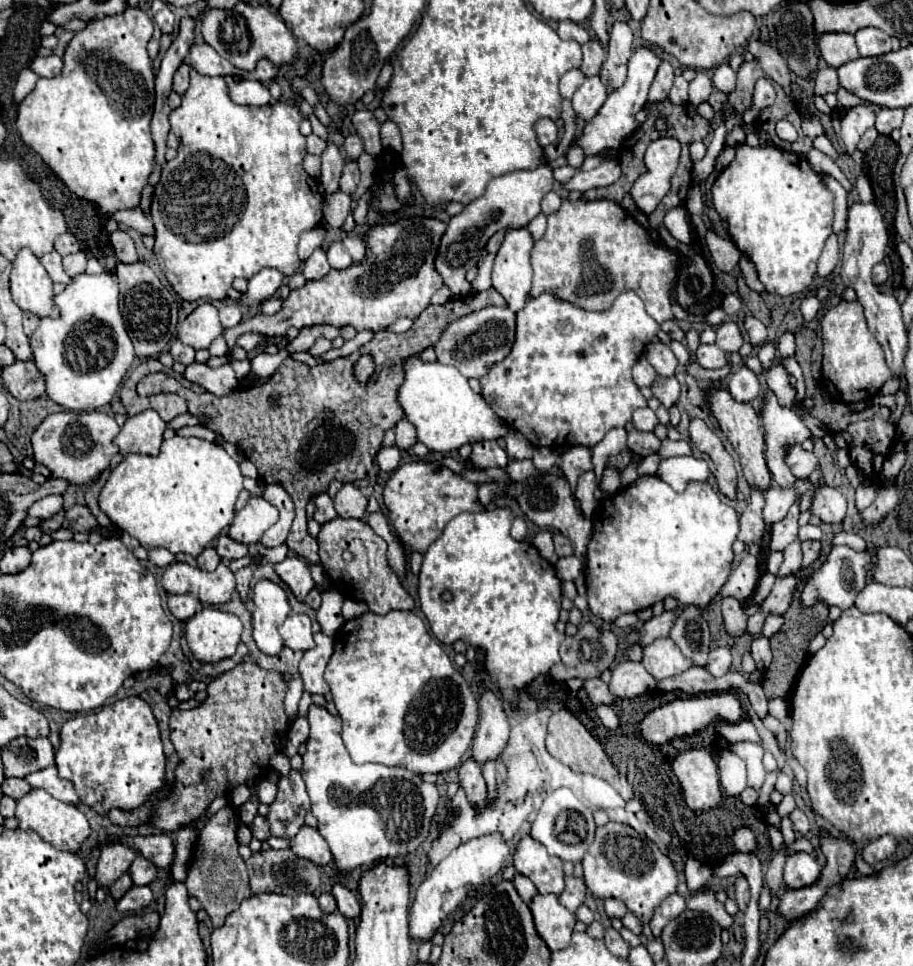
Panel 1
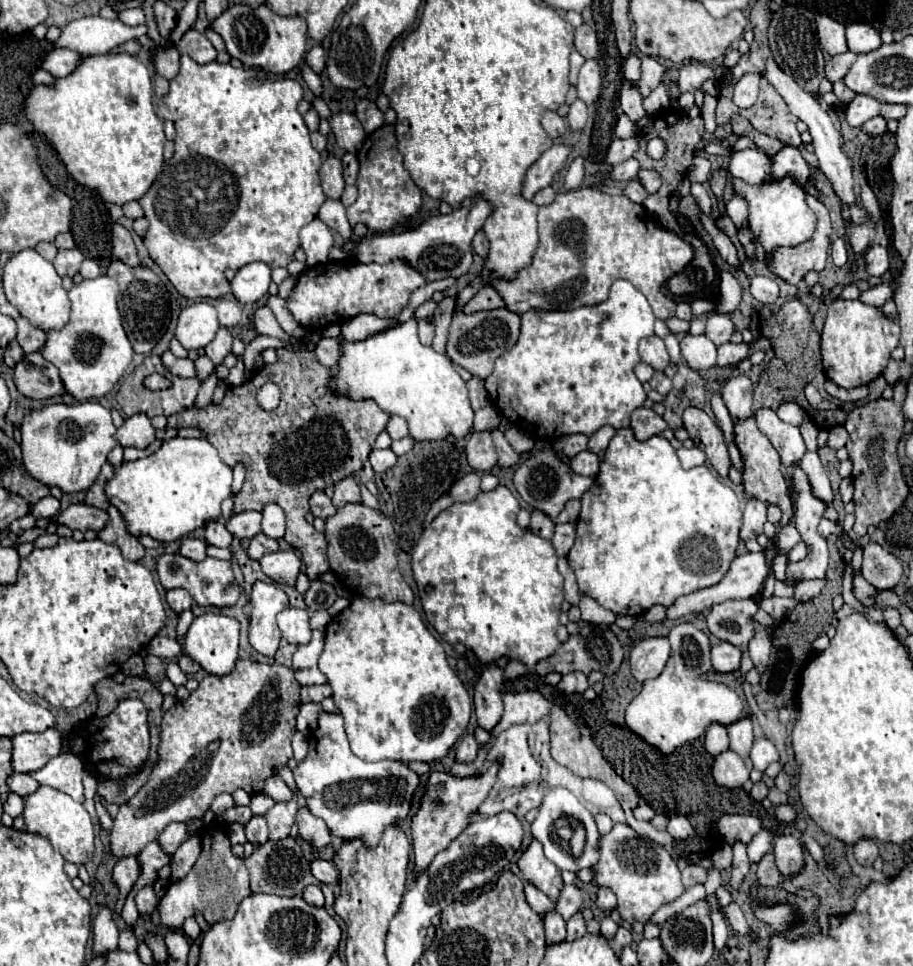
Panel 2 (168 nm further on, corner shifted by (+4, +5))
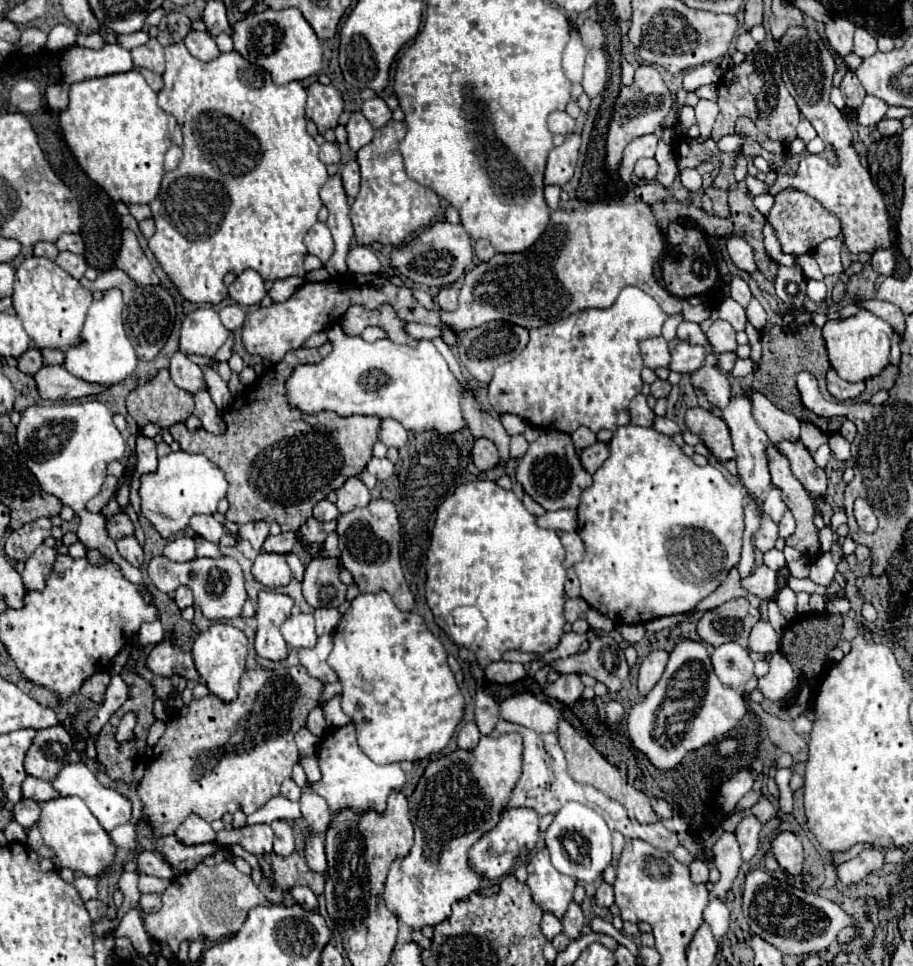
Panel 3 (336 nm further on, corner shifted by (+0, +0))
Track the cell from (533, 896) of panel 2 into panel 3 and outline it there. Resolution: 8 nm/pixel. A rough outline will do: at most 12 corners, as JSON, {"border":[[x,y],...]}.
{"border":[[543,914],[541,932],[553,940],[561,932],[561,922],[553,914]]}

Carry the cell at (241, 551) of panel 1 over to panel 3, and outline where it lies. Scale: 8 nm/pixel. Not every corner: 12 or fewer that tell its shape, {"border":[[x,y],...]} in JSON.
{"border":[[193,516],[189,526],[209,542],[219,542],[225,526],[213,516]]}

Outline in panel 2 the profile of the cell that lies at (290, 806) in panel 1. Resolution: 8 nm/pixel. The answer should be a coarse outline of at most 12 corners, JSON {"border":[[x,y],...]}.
{"border":[[297,795],[267,813],[269,839],[285,839],[299,811]]}

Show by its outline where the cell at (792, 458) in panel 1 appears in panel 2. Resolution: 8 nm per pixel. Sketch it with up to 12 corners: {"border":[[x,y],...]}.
{"border":[[771,409],[755,411],[761,433],[783,467],[799,465],[807,451],[799,427]]}

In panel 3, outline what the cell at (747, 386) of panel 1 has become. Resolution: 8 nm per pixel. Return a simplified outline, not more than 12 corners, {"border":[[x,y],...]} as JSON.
{"border":[[735,396],[723,410],[737,472],[749,496],[773,486],[771,440],[751,414],[751,400]]}

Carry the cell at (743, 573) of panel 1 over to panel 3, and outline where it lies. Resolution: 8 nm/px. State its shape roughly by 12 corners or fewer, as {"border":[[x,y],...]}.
{"border":[[759,566],[741,582],[757,598],[777,592],[777,574]]}

